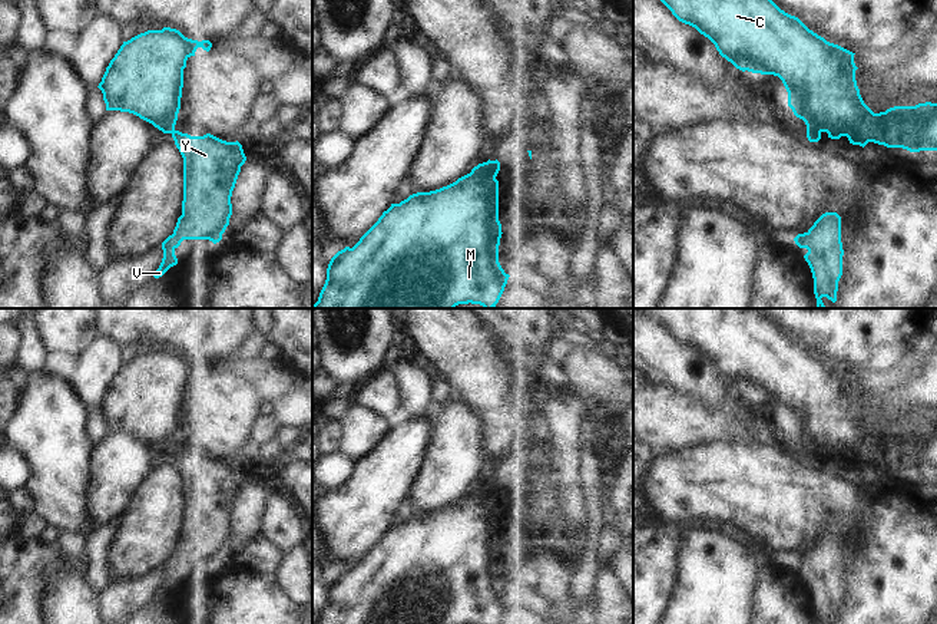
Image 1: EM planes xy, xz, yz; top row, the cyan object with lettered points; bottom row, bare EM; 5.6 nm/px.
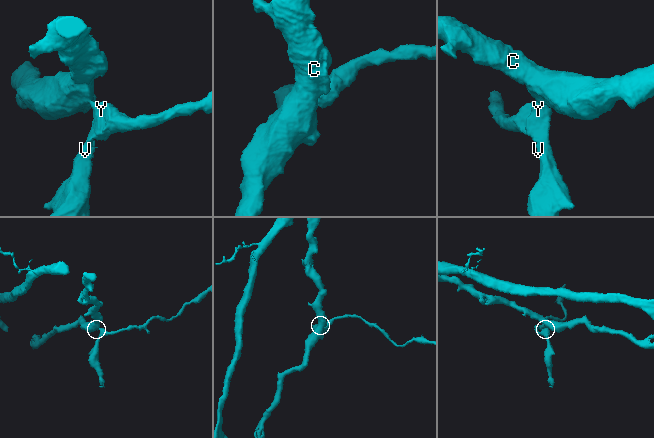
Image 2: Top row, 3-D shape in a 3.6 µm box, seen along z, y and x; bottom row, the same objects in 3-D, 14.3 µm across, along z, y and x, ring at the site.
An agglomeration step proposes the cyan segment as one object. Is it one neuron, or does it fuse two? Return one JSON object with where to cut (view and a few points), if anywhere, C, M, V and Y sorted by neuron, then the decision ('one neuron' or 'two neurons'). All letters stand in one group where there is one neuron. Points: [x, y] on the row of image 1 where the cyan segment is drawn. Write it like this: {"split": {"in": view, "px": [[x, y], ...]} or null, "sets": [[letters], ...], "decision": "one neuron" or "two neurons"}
{"split": {"in": "yz", "px": [[807, 129], [820, 134]]}, "sets": [["C", "M"], ["V", "Y"]], "decision": "two neurons"}

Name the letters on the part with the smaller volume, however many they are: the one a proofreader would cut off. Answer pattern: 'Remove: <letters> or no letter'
Remove: V, Y

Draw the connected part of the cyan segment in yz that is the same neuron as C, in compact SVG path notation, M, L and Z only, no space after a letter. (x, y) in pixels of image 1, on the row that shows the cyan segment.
M772 0L660 1L679 22L708 37L736 69L778 76L788 92L788 106L805 122L807 131L827 132L831 139L847 136L850 143L862 148L874 142L910 152L937 151L937 103L894 106L874 113L864 103L857 86L855 53L827 42Z

